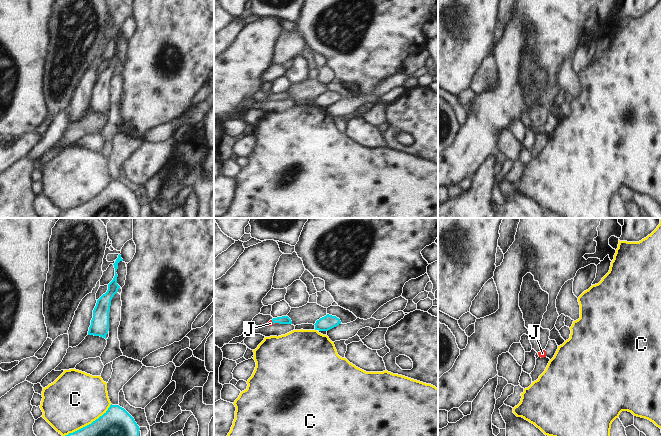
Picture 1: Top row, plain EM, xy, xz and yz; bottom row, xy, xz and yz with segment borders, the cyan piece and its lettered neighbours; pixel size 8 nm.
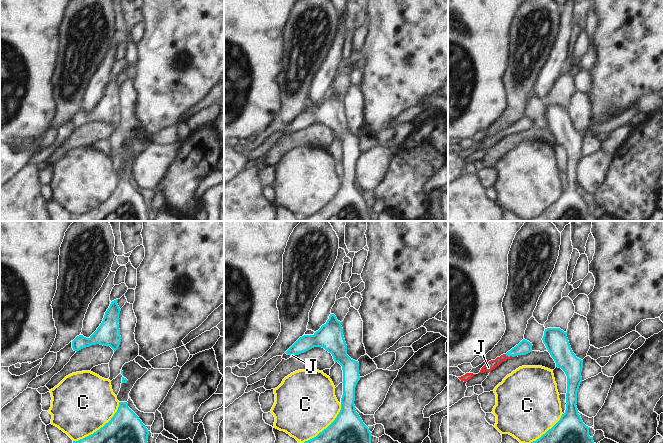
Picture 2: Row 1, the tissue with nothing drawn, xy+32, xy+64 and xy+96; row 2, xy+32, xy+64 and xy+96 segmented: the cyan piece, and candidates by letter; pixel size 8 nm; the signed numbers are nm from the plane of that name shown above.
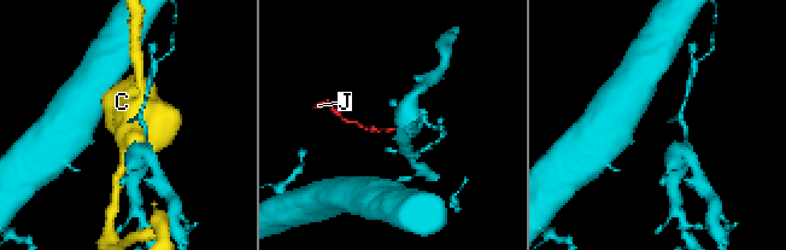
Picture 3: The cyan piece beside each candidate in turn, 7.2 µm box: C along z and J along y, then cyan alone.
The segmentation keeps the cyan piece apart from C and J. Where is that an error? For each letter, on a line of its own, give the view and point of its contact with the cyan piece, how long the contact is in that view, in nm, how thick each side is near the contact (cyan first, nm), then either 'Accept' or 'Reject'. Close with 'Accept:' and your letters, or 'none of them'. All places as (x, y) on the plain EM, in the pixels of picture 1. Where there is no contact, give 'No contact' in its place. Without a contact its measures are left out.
C: Touches cyan at xy (87, 201). Shared border 460 nm. Thickness 440 nm (cyan) against 460 nm. Reject
J: Touches cyan at xz (275, 98). Shared border 80 nm. Thickness 60 nm (cyan) against 50 nm. Accept
Accept: J

